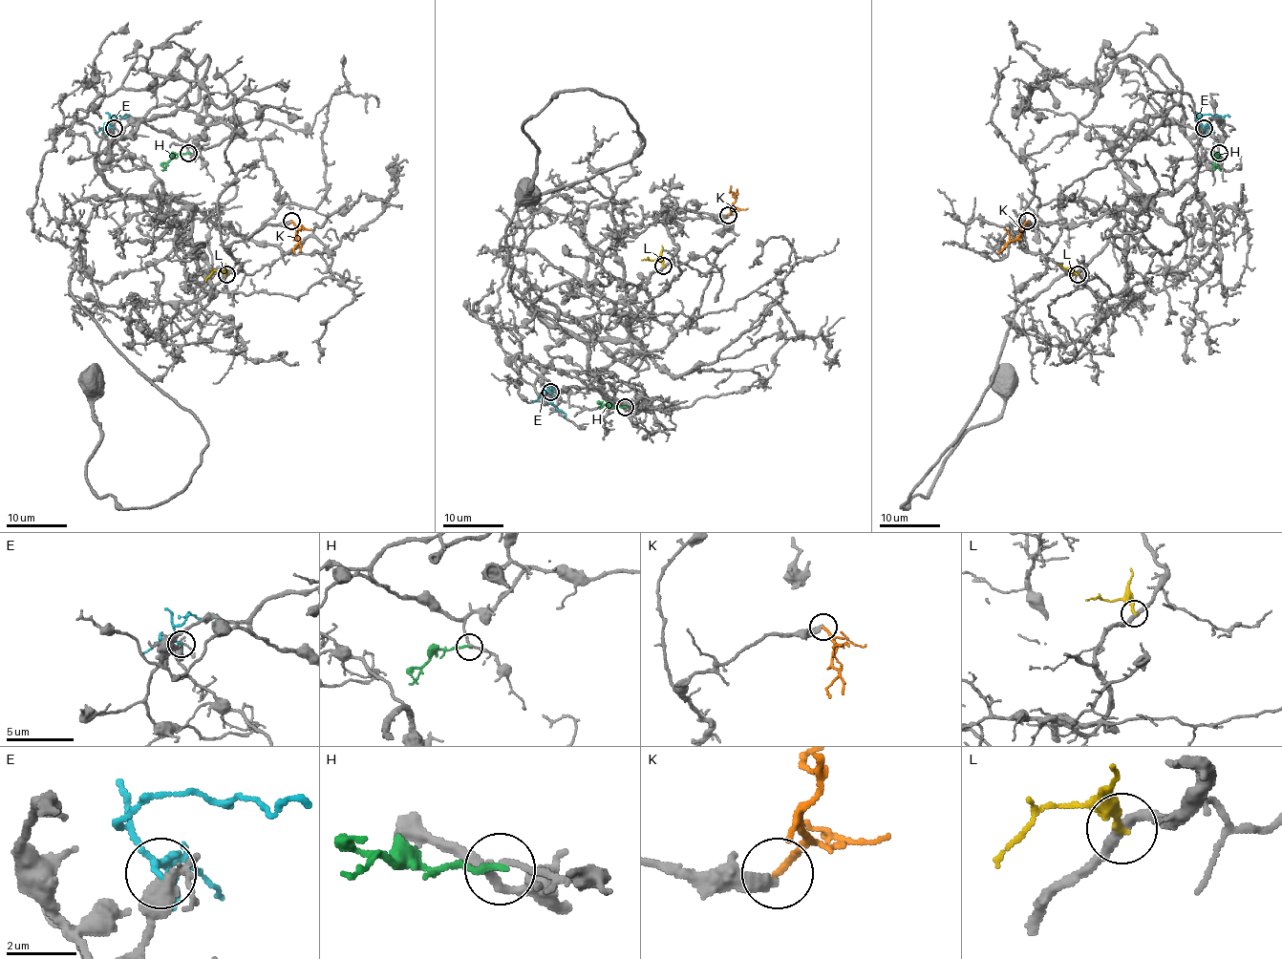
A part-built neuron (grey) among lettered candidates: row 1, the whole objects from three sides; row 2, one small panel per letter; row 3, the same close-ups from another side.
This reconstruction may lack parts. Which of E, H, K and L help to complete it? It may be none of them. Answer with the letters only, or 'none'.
K

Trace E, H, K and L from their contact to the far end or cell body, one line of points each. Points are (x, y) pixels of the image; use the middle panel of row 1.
E: (550, 392), (547, 391), (548, 384), (553, 389), (552, 402), (566, 417)
H: (625, 407), (609, 407), (602, 402)
K: (729, 215), (735, 202), (732, 186)
L: (663, 266), (660, 261), (642, 260)

